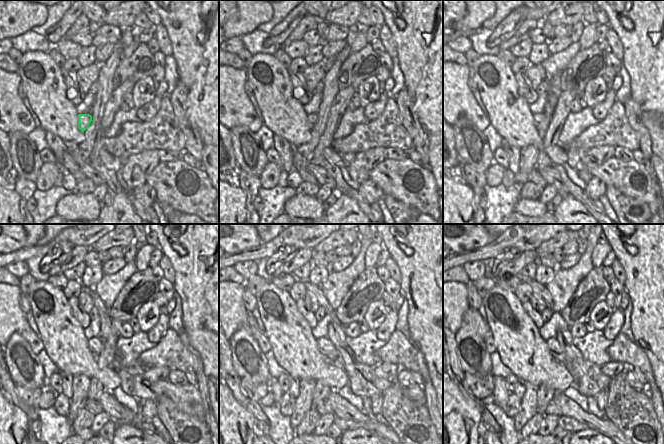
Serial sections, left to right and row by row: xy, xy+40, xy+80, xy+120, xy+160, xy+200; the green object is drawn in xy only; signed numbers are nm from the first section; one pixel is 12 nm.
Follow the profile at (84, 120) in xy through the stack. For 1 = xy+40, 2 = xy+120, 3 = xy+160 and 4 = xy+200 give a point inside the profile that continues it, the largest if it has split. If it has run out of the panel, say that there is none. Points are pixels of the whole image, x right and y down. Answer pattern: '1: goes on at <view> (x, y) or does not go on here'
1: goes on at xy+40 (312, 118)
2: goes on at xy+120 (95, 344)
3: goes on at xy+160 (325, 346)
4: goes on at xy+200 (557, 352)

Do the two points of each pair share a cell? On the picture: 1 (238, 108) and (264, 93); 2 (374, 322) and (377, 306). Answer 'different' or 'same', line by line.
1: different
2: same

